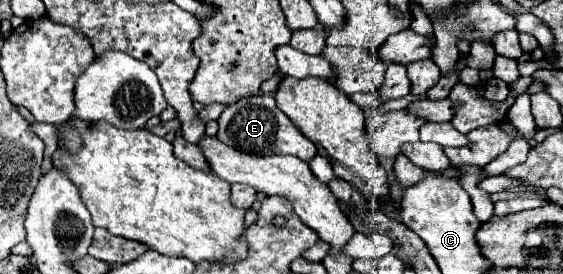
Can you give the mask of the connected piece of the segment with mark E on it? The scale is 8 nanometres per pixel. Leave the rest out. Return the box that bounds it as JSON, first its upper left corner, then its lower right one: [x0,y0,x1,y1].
[218,95,316,161]

